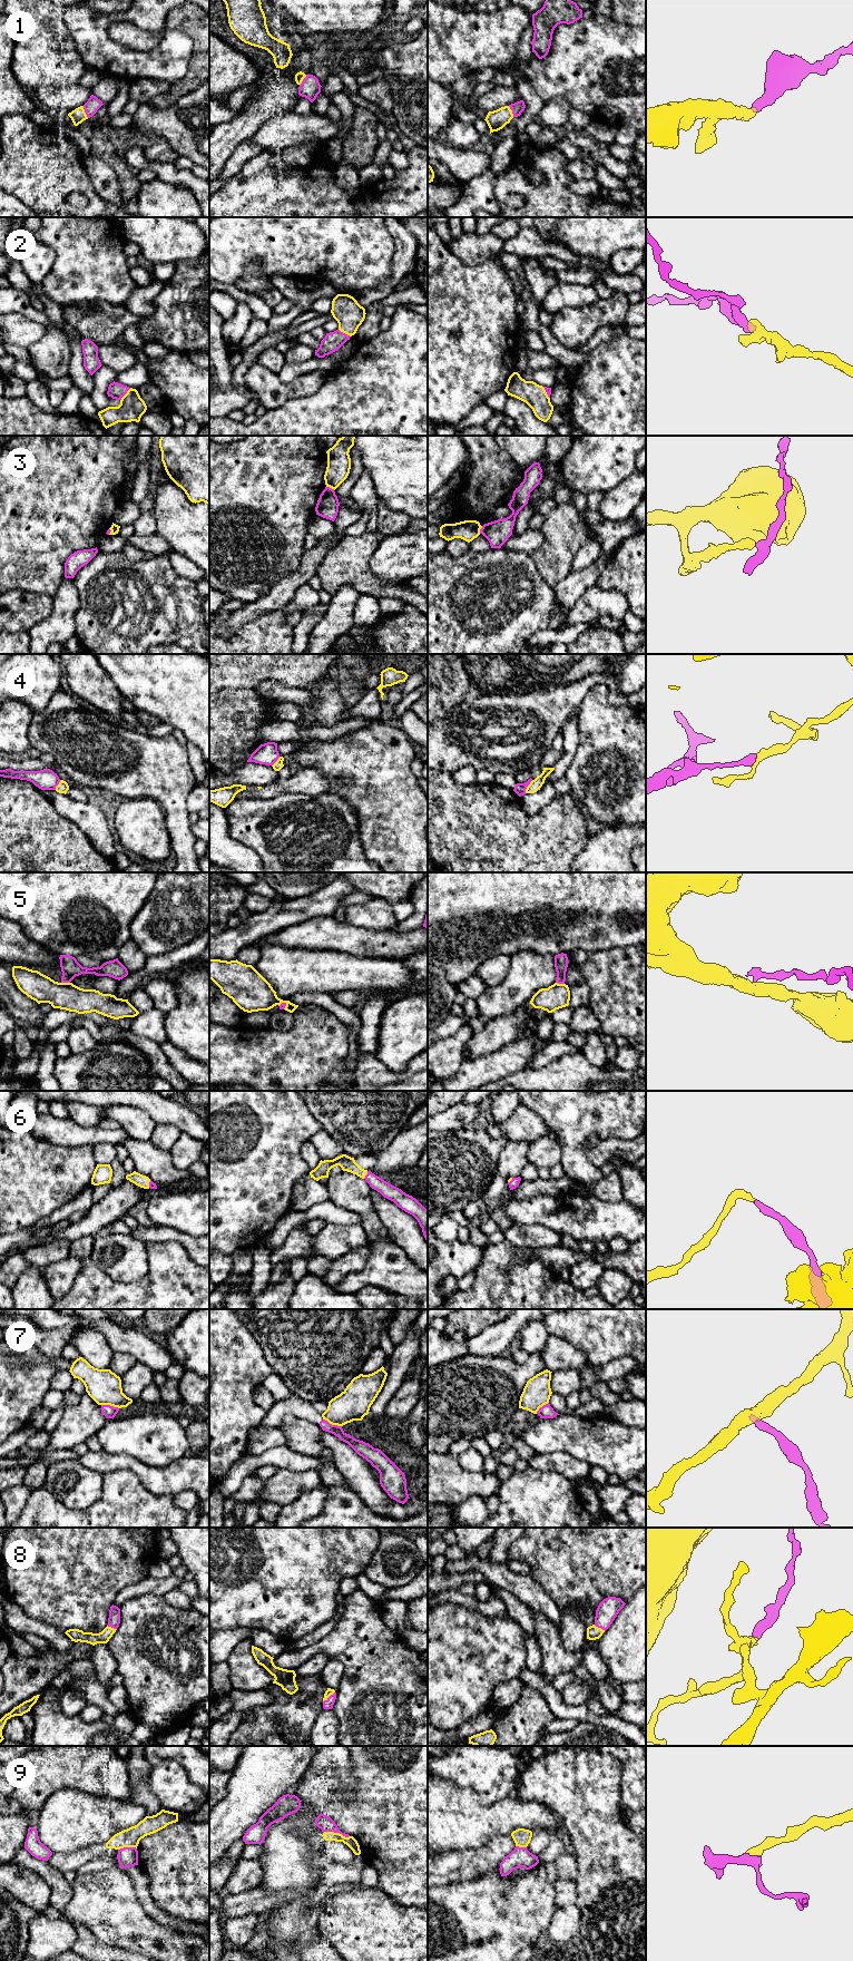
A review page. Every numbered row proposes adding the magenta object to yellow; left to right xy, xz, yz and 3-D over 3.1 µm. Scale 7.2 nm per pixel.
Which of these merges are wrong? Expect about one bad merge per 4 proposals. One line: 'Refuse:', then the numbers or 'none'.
Refuse: 3, 4, 5, 7, 9

